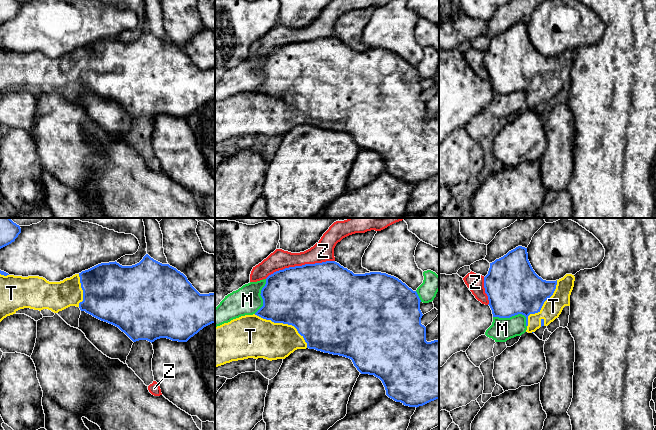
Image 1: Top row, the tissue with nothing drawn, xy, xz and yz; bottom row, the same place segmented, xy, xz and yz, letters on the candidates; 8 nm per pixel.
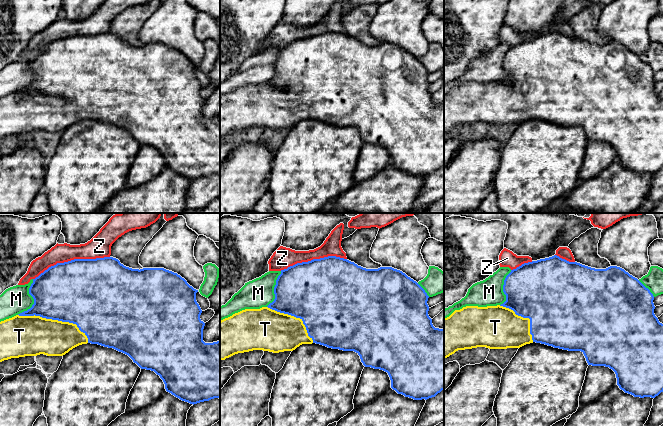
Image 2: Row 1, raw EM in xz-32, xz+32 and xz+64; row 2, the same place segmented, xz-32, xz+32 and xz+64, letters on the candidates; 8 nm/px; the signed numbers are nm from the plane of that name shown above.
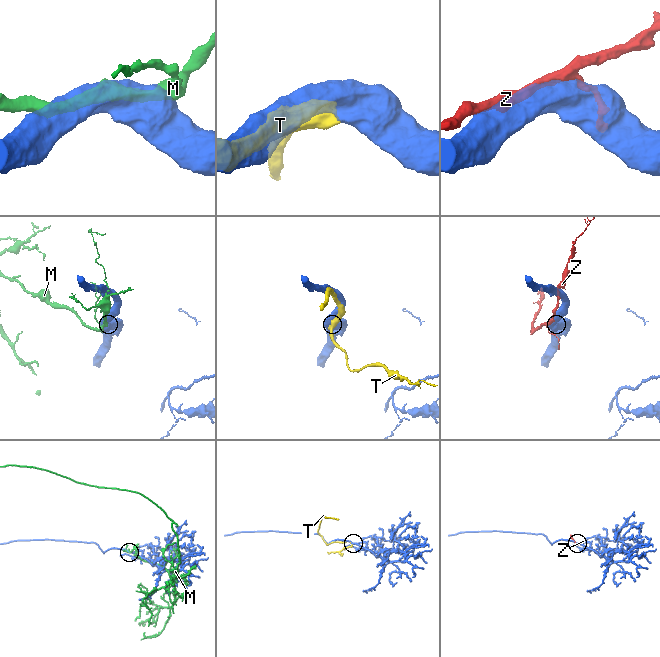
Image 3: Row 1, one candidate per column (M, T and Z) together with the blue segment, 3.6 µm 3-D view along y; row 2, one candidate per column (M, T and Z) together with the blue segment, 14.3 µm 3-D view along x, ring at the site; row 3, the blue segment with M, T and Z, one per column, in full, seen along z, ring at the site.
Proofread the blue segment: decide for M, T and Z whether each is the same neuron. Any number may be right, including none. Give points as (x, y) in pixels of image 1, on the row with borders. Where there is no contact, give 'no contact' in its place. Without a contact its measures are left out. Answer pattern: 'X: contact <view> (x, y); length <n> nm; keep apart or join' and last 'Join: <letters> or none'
M: contact yz (514, 315); length 280 nm; keep apart
T: contact xz (284, 323); length 500 nm; join
Z: contact xz (299, 266); length 600 nm; keep apart
Join: T

